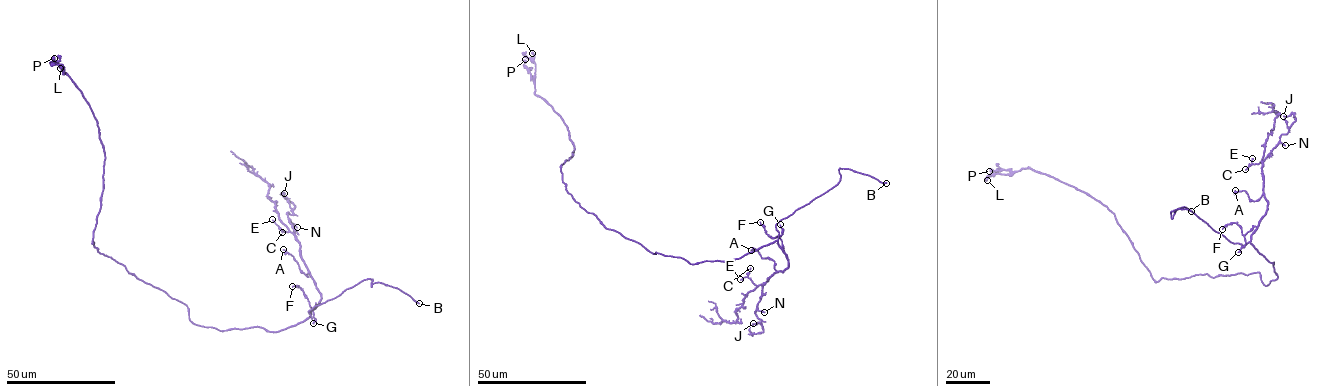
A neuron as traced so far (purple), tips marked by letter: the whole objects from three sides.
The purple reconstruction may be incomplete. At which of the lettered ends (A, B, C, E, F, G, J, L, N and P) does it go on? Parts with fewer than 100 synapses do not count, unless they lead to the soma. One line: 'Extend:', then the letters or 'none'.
Extend: B

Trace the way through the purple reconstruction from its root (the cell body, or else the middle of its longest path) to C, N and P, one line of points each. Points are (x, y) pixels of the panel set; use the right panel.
C: (1254, 273), (1259, 273), (1266, 286), (1278, 277), (1274, 261), (1250, 242), (1267, 209), (1261, 161), (1245, 169)
N: (1254, 273), (1266, 286), (1278, 277), (1274, 261), (1250, 240), (1267, 209), (1262, 162), (1280, 142), (1285, 145)
P: (1254, 273), (1213, 277), (1206, 273), (1156, 281), (1115, 215), (1101, 203), (1031, 168), (989, 171)

